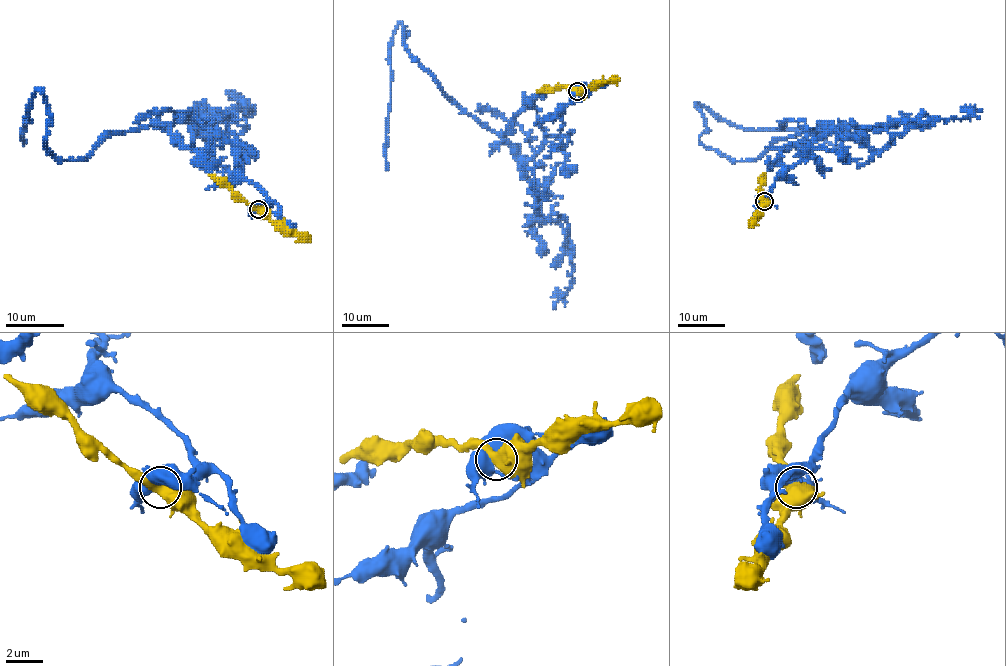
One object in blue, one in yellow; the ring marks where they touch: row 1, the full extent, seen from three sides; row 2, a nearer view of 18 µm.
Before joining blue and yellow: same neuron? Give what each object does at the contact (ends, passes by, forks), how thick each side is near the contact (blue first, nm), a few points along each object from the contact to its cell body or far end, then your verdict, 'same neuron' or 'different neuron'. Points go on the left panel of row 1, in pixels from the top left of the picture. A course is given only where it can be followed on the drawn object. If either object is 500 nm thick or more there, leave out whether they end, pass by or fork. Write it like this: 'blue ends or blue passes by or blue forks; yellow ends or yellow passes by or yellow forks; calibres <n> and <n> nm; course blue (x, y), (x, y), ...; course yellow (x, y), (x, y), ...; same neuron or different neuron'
calibres 480 and 550 nm; course blue (257, 209), (270, 203), (238, 151), (201, 123), (118, 130), (59, 159), (40, 91), (24, 145); course yellow (258, 209), (272, 220), (280, 222), (302, 239), (309, 240); different neuron

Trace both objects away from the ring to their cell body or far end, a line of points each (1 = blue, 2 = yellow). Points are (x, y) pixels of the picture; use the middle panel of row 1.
1: (576, 91), (587, 91), (562, 111), (561, 135), (522, 159), (456, 104), (415, 58), (399, 24), (386, 169)
2: (577, 91), (618, 77)

